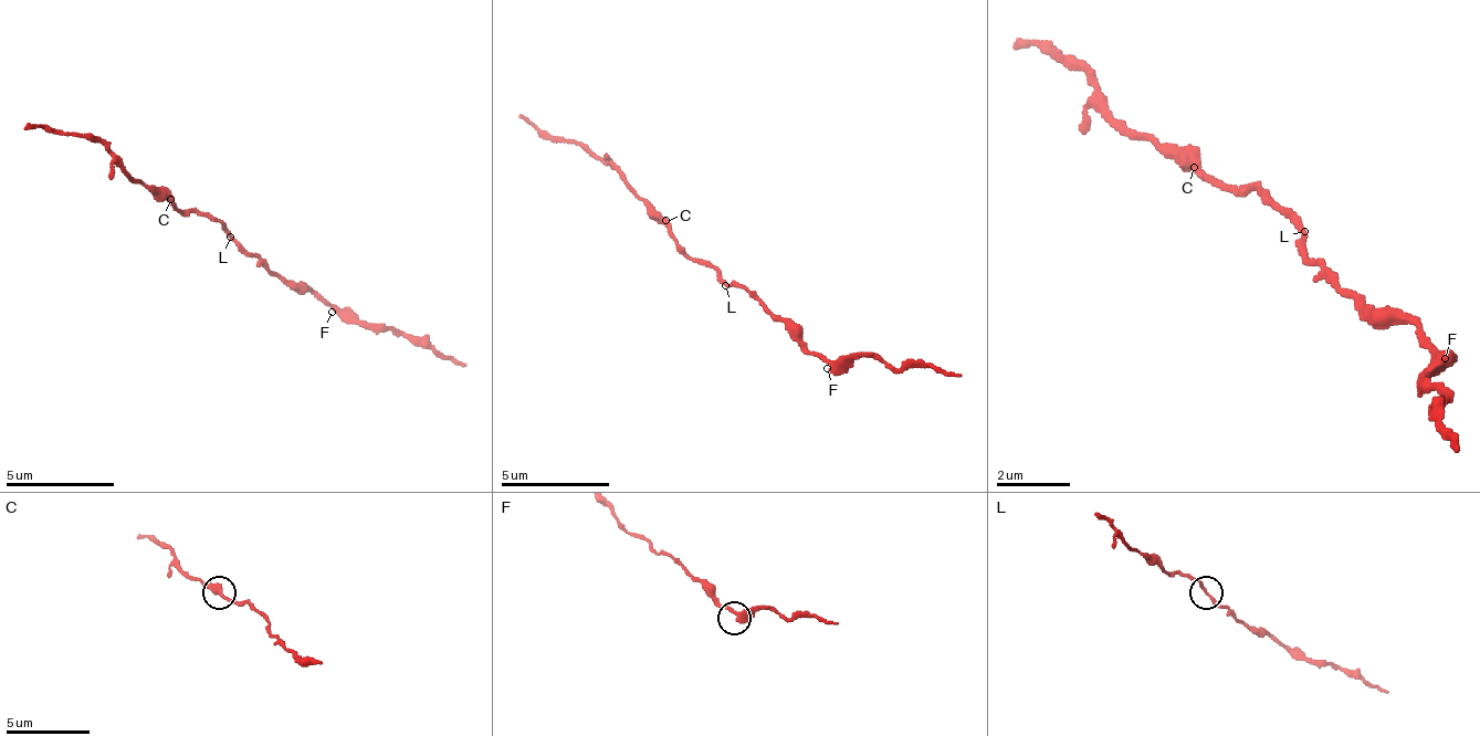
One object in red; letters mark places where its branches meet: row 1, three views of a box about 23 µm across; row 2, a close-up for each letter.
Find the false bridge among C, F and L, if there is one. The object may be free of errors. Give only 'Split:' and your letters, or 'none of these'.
Split: C

